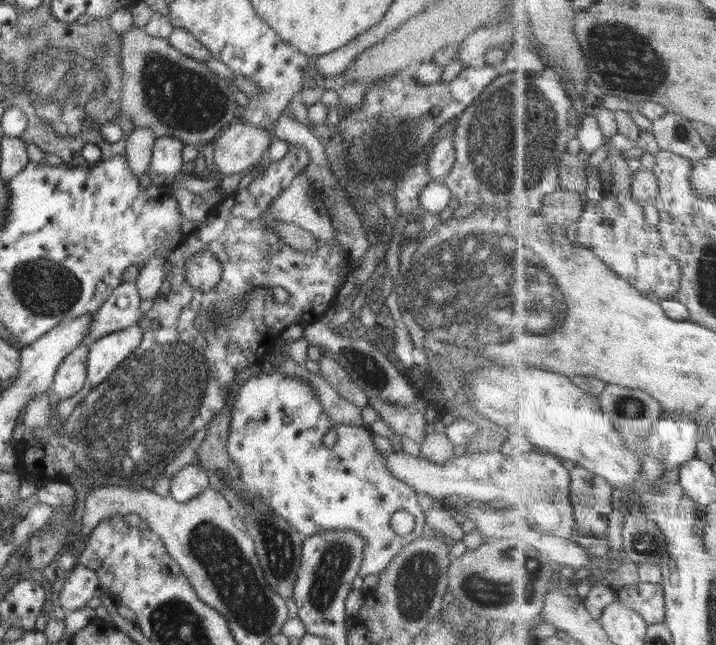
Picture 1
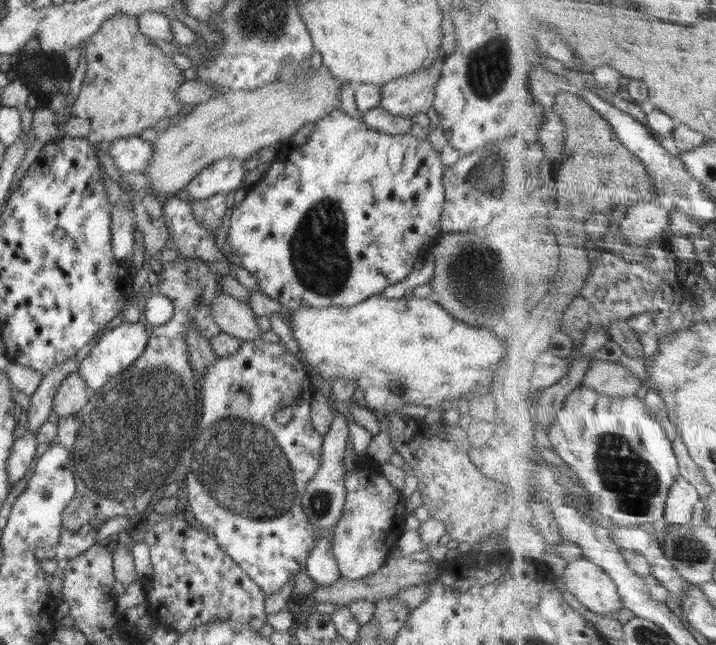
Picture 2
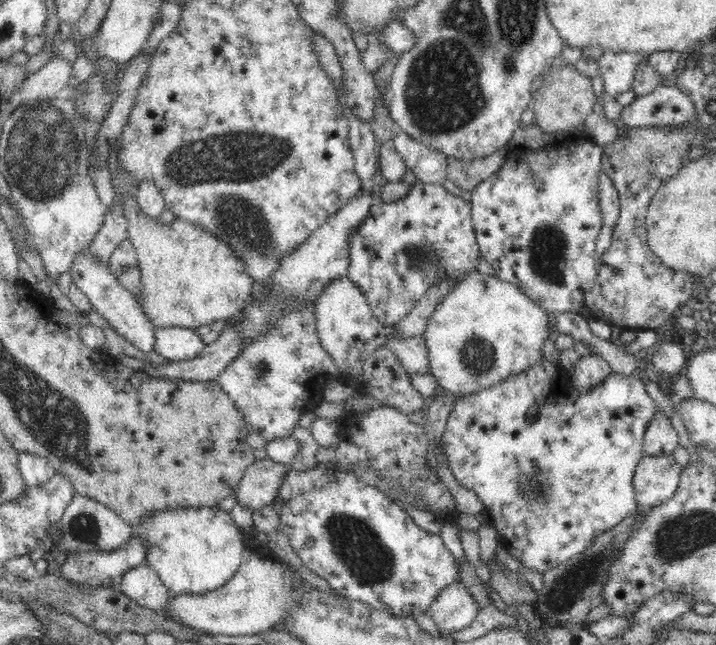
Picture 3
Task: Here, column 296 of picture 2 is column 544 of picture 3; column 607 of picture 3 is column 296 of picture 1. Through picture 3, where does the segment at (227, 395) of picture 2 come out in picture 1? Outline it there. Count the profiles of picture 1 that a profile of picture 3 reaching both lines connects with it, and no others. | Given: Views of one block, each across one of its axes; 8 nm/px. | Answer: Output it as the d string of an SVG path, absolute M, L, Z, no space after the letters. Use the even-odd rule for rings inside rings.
M264 370L251 376L240 386L236 402L232 406L229 437L226 450L230 461L240 468L240 478L246 490L270 508L276 516L284 518L305 537L324 530L354 530L364 538L361 577L380 574L394 559L400 549L410 541L423 536L426 517L425 502L406 482L398 479L389 470L383 454L376 449L372 437L374 433L367 426L338 424L337 440L332 448L322 442L322 438L332 428L333 423L319 404L314 392L298 376ZM396 510L406 510L415 518L414 529L406 536L400 536L390 527L390 518Z

